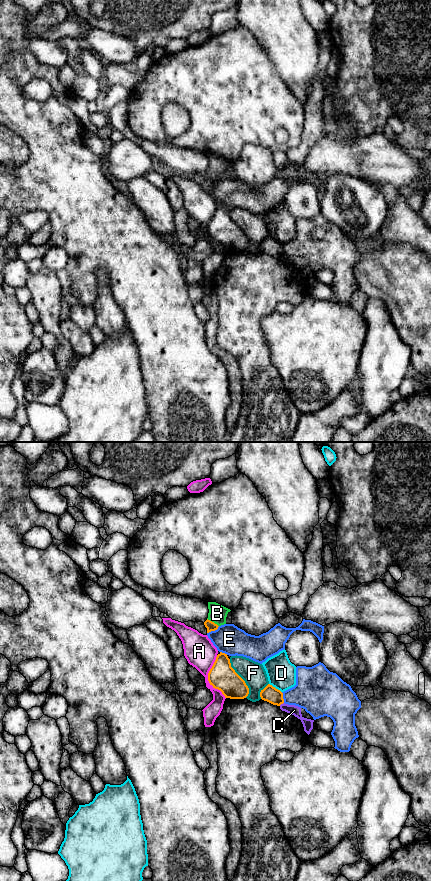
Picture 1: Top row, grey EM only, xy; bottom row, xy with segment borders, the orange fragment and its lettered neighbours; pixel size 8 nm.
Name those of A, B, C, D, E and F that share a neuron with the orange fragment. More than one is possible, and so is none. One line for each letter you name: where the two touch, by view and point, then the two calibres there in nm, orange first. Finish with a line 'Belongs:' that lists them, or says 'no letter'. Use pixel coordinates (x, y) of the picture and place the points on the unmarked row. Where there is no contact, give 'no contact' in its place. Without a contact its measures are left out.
B: meets orange in xy at (213, 174); 80 nm thick on the orange side, 140 nm on the other
Belongs: B

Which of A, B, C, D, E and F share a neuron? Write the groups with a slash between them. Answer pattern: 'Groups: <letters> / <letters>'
Groups: A / B / C / D / E / F

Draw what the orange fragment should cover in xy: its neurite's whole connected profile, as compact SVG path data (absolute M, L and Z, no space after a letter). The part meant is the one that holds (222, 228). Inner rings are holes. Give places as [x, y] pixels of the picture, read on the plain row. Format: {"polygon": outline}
{"polygon": "M220 204L208 225L213 240L222 244L225 250L244 251L249 246L245 233L231 219L227 206Z"}

